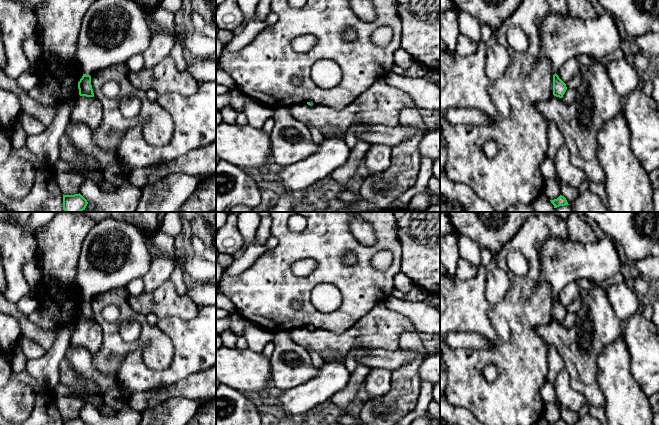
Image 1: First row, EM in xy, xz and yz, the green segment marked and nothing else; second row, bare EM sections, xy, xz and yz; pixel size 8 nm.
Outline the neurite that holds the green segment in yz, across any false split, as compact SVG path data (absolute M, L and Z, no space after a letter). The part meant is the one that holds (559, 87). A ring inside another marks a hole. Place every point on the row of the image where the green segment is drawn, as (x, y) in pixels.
M549 13L539 28L540 56L550 61L553 70L553 95L562 98L567 87L559 78L558 71L567 61L579 55L587 55L597 59L611 55L620 48L621 37L617 20L609 13L597 16L593 20L581 20L568 13L567 15Z

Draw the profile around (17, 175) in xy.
M0 129L0 189L11 199L22 199L35 179L35 162L13 155L10 138Z

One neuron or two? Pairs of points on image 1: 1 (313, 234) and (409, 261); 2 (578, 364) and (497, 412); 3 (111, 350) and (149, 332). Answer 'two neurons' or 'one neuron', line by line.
1: two neurons
2: two neurons
3: one neuron

